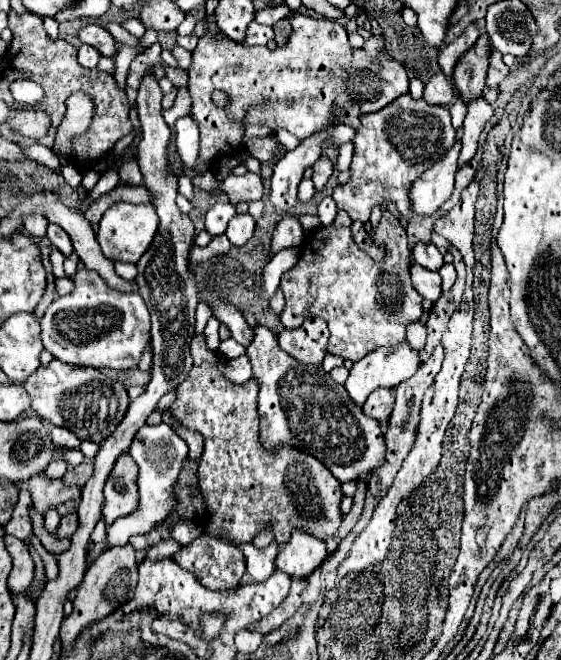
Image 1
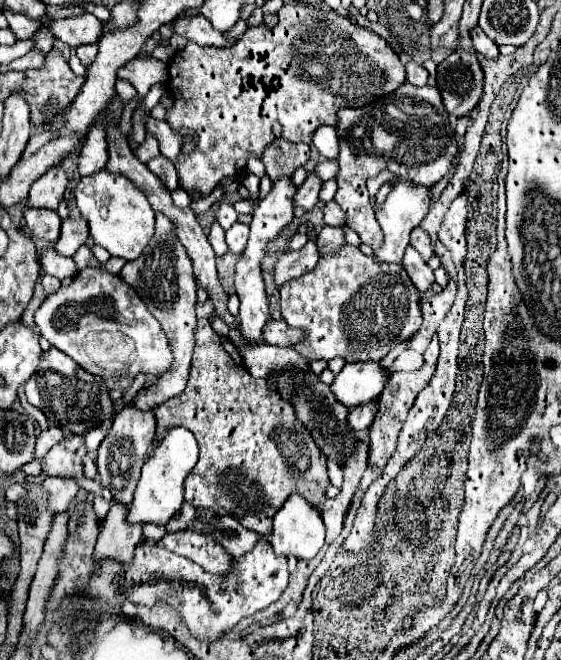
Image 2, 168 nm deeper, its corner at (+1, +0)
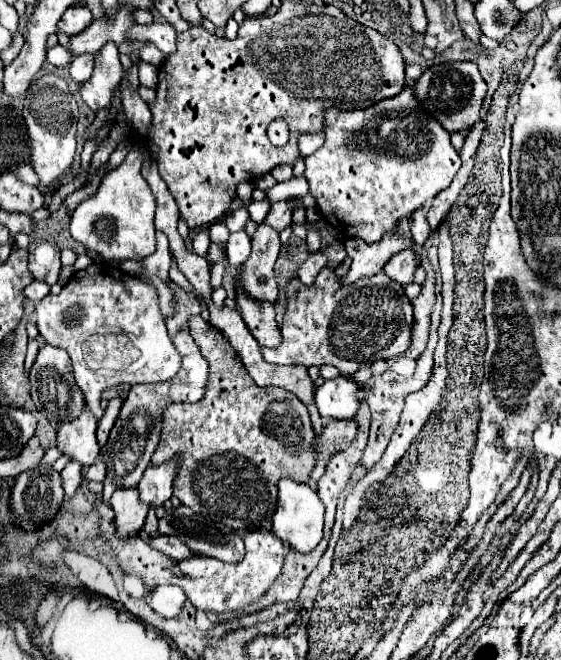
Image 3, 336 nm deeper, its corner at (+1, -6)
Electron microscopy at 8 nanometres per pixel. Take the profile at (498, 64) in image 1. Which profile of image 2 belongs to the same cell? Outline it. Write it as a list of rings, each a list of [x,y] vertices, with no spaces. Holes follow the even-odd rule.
[[[475,26],[475,30],[471,30],[471,40],[473,40],[473,48],[477,54],[483,54],[485,58],[497,58],[497,54],[499,54],[497,44],[493,40],[489,40],[479,26]]]

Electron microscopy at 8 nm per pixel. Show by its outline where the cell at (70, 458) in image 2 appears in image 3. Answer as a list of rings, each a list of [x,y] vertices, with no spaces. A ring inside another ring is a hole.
[[[85,410],[77,420],[67,422],[57,432],[57,448],[63,456],[69,456],[73,462],[81,462],[83,468],[91,466],[101,448],[97,444],[97,422],[89,410]]]

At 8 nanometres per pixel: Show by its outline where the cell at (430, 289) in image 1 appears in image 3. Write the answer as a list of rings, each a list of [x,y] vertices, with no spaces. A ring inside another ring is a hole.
[[[413,250],[407,252],[399,252],[397,256],[393,256],[393,260],[389,260],[389,264],[385,266],[385,274],[391,280],[397,280],[399,284],[407,286],[413,282],[413,274],[419,266],[419,258]]]

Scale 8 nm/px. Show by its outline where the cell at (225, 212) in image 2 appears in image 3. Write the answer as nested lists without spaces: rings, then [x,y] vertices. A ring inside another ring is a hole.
[[[239,208],[239,210],[233,210],[233,212],[229,212],[229,214],[225,216],[225,224],[227,224],[229,232],[239,232],[239,230],[245,228],[247,218],[249,218],[247,210],[245,210],[245,208]]]

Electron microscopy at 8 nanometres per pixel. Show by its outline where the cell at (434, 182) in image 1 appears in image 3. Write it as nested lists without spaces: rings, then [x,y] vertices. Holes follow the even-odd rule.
[[[399,222],[393,228],[385,230],[385,236],[375,244],[365,244],[363,240],[349,238],[345,242],[347,256],[353,258],[349,272],[341,278],[343,284],[351,284],[363,276],[373,276],[385,268],[385,264],[399,252],[413,246],[411,238],[405,238],[399,232]]]

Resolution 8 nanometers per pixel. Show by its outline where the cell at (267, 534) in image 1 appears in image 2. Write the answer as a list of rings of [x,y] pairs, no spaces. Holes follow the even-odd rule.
[[[197,514],[187,530],[195,530],[215,538],[215,542],[221,544],[233,558],[239,558],[245,552],[249,552],[255,546],[255,542],[261,538],[259,534],[243,528],[233,516],[215,516],[211,522],[205,522]]]

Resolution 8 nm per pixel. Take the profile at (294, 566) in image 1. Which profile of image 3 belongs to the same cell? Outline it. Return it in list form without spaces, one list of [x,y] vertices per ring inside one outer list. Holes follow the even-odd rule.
[[[289,478],[279,482],[279,502],[273,516],[273,534],[289,548],[309,554],[323,538],[323,514],[325,508],[315,490],[309,484],[299,484]]]

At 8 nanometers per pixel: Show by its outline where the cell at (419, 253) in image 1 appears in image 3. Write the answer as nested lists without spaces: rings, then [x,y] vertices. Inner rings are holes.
[[[419,208],[417,212],[413,212],[413,216],[409,218],[409,228],[411,228],[413,242],[423,248],[425,242],[431,238],[431,230],[429,230],[429,224],[427,224],[427,220],[425,220],[423,208]]]

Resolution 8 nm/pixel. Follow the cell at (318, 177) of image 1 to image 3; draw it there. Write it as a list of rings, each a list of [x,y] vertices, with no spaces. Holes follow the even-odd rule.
[[[289,198],[289,200],[281,200],[281,202],[275,202],[271,206],[271,212],[267,214],[265,222],[275,228],[277,232],[281,232],[283,228],[287,228],[291,224],[291,218],[293,218],[293,210],[297,208],[303,208],[303,202],[301,198]]]

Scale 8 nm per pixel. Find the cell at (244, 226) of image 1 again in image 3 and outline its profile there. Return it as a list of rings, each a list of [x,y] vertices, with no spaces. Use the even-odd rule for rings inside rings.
[[[245,230],[235,232],[227,240],[227,258],[231,266],[241,266],[251,252],[251,238],[247,236]]]

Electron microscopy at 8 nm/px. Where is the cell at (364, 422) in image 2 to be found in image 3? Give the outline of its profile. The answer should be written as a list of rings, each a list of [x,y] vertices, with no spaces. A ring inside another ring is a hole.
[[[331,420],[325,428],[321,438],[315,440],[315,448],[319,452],[327,454],[337,454],[345,450],[357,436],[359,426],[355,420]]]

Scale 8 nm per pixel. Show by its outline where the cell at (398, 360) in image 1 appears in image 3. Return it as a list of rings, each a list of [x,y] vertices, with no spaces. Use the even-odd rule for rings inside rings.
[[[341,374],[333,380],[325,380],[323,386],[315,388],[315,404],[319,408],[321,418],[353,418],[361,404],[359,392],[361,384],[357,384],[349,376]]]

